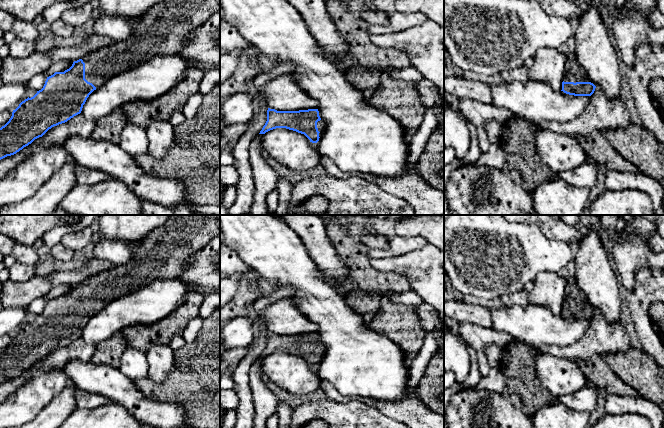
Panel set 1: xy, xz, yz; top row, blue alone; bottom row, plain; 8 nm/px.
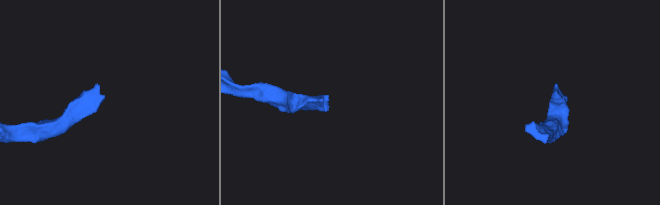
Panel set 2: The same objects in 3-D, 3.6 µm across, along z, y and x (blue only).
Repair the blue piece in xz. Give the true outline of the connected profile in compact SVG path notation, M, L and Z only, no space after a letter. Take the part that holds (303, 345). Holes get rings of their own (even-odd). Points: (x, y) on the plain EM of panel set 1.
M268 332L267 345L259 358L286 352L304 358L312 367L317 367L322 360L325 347L319 340L318 333L299 335L277 335Z

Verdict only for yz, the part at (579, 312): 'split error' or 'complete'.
split error

